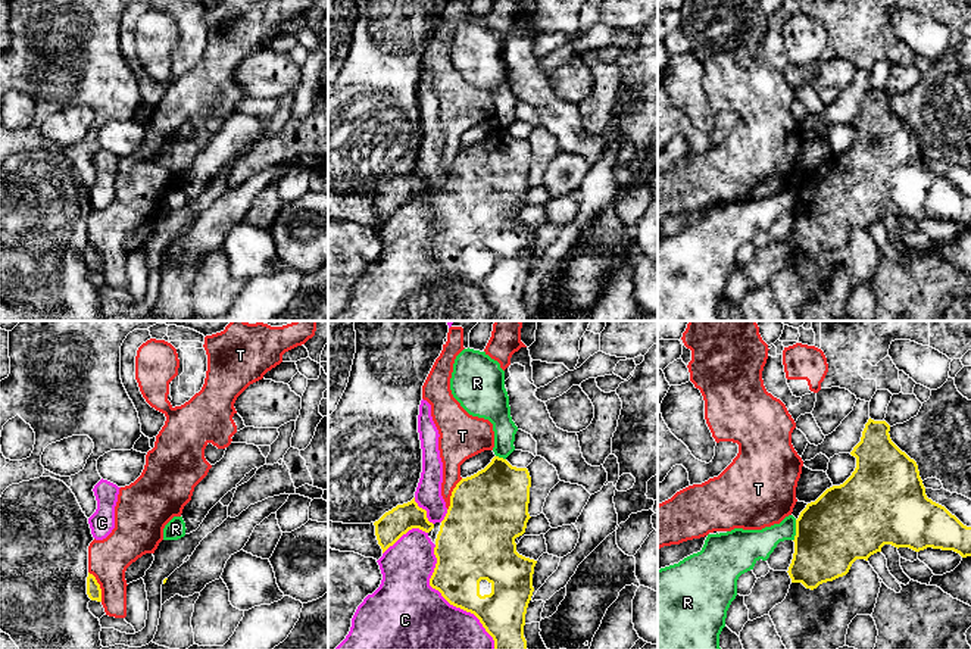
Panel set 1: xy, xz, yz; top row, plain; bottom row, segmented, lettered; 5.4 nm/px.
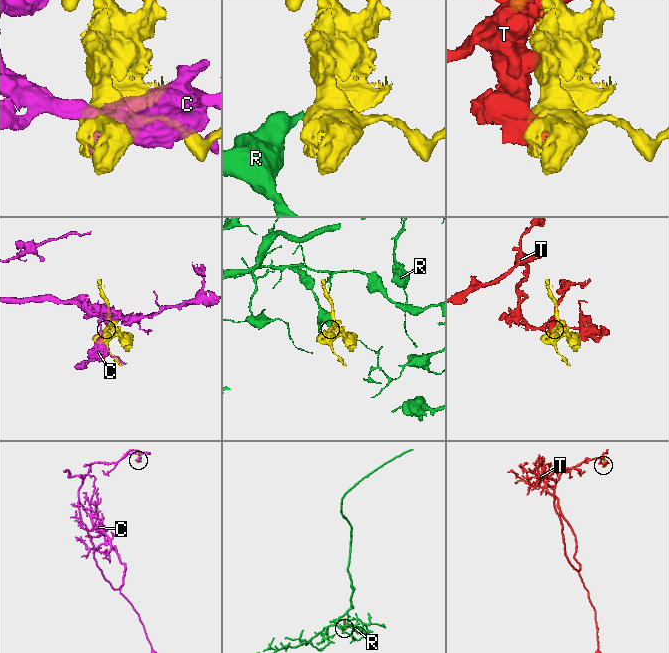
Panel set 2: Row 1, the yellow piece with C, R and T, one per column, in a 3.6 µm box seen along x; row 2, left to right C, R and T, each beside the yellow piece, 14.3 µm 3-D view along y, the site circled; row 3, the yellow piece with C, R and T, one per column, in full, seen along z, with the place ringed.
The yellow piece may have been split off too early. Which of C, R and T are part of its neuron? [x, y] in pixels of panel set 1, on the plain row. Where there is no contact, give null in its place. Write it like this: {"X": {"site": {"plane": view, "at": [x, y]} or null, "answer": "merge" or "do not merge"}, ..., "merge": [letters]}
{"C": {"site": {"plane": "xz", "at": [449, 272]}, "answer": "do not merge"}, "R": {"site": {"plane": "yz", "at": [796, 200]}, "answer": "do not merge"}, "T": {"site": {"plane": "xy", "at": [99, 256]}, "answer": "do not merge"}, "merge": []}

